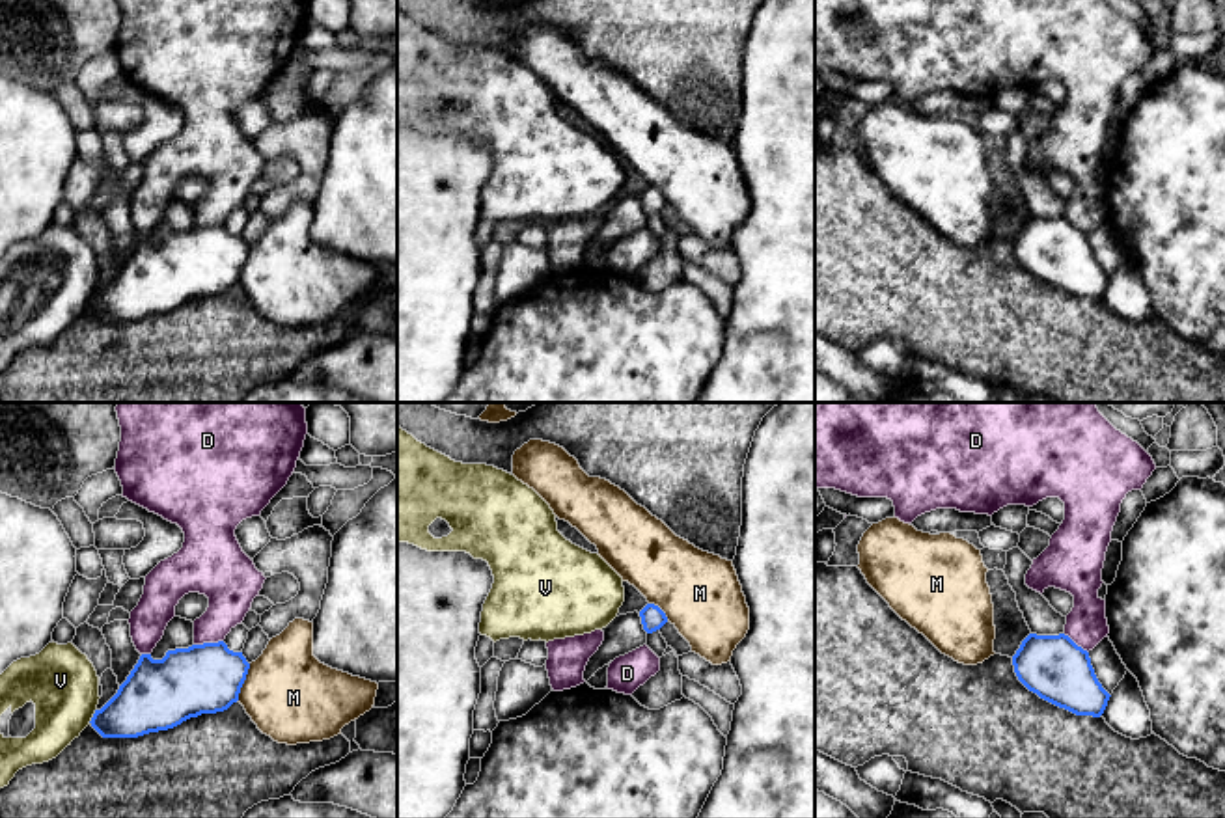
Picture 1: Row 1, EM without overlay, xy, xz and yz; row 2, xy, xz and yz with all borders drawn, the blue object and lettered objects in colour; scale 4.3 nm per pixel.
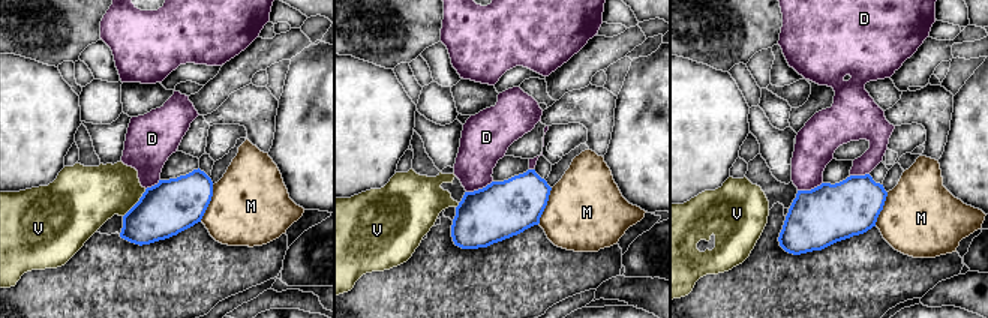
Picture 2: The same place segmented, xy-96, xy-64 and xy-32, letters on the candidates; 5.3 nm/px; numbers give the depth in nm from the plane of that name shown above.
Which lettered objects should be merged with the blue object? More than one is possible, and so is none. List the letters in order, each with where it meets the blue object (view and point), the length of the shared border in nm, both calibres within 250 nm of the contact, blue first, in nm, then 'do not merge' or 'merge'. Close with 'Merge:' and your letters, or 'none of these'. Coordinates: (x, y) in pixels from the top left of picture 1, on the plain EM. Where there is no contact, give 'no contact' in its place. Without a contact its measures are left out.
D: xy (207, 226) | 130 nm | 300/200 nm | do not merge
M: xy (243, 265) | 170 nm | 300/380 nm | do not merge
V: xy (94, 299) | 70 nm | 280/300 nm | do not merge
Merge: none of these

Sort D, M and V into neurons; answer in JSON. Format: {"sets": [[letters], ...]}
{"sets": [["D"], ["M"], ["V"]]}

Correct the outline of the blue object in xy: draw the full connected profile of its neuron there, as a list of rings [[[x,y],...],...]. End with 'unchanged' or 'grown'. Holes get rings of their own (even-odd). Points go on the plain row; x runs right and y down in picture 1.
[[[224,224],[168,233],[162,242],[142,237],[117,276],[95,293],[89,306],[103,320],[138,320],[201,296],[224,294],[239,283],[248,252],[242,235],[229,233]]]; unchanged

